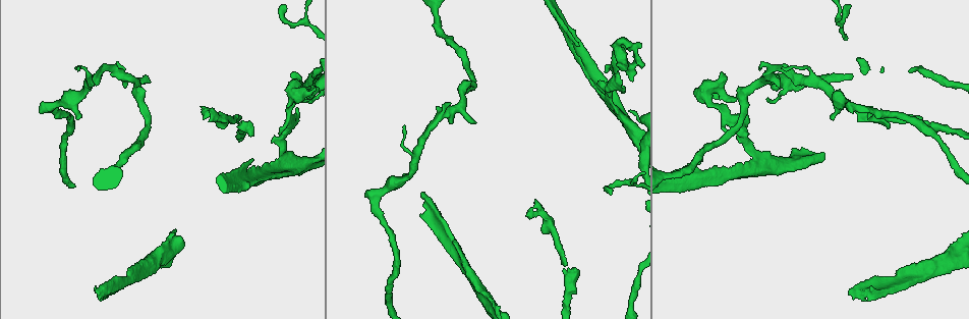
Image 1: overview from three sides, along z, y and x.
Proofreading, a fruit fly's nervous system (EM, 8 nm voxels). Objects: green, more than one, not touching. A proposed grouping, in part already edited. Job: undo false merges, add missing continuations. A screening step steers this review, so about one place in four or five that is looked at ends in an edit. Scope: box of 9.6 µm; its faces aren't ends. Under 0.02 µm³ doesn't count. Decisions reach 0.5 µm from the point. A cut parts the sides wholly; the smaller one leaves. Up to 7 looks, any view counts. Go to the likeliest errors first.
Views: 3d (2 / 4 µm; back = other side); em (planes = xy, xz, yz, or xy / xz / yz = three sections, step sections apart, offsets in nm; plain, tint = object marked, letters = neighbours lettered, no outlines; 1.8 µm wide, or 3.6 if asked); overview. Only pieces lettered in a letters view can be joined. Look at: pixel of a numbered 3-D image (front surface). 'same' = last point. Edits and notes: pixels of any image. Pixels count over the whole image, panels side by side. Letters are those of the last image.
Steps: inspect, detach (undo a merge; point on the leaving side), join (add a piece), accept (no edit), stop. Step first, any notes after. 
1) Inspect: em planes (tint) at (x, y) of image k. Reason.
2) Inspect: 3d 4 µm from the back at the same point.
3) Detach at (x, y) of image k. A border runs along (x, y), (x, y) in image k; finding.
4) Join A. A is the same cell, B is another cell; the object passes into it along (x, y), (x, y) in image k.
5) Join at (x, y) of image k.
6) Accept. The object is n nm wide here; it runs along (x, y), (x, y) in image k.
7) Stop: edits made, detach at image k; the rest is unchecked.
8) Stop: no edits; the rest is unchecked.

Inspect: em planes (letters) at (528, 215) of image 1. Free end.

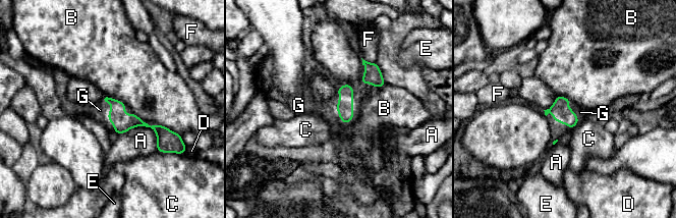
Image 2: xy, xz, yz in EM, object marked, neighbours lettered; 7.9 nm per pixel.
Join G. The object is 130 nm wide here; G is the same cell, A, B, C, D, E and F are other cells; the object passes into it along (116, 115), (110, 108), (100, 110) in image 2; it goes on there.

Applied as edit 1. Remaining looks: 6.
Inspect: em 3.6 µm xy step 16 (tint) at (421, 192) of image 1. Free end.

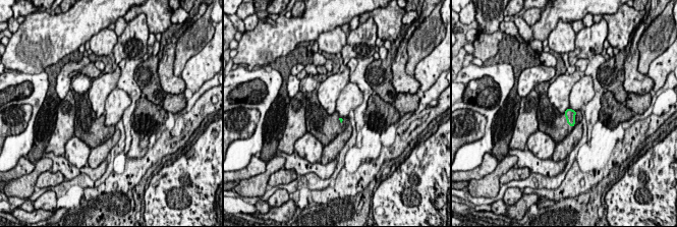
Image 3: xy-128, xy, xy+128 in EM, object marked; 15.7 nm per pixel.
Inspect: em 3.6 µm xz step 8 (letters) at the same point.

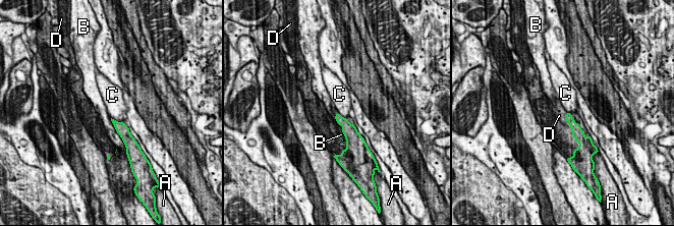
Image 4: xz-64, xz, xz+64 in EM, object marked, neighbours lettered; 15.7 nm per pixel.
Join D. D is the same cell, A, B and C are other cells; the object passes into it along (577, 132), (571, 128), (560, 117) in image 4; it goes on there.

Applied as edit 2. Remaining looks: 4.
Inspect: overview.

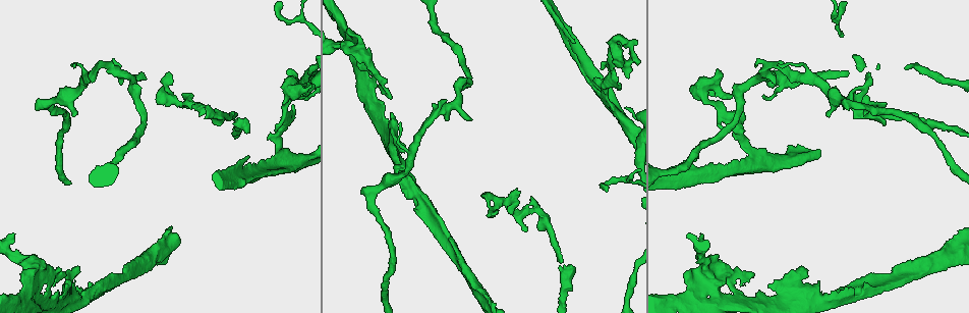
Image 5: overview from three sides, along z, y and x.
Inspect: em xy step 16 (tint) at (704, 268) of image 5. Sharp bend.

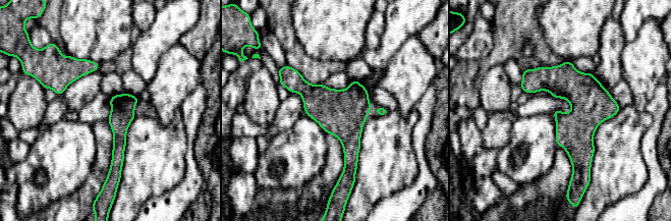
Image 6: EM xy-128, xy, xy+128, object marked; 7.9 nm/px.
Inspect: em planes (letters) at the same point.

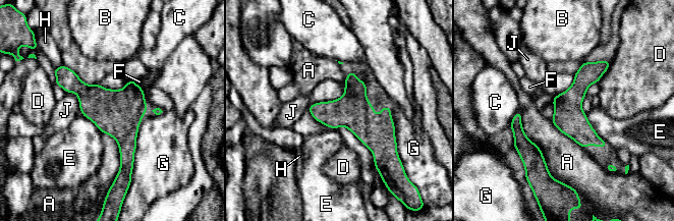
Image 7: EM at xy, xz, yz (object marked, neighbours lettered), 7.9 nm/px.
Accept. The longest contact is with A, 650 nm; A, B, C, D, E, F, G, H and J are other cells; all the same neuron.

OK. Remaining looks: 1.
Stop: edits made, join at image 2, join at image 4; the rest is unchecked.

